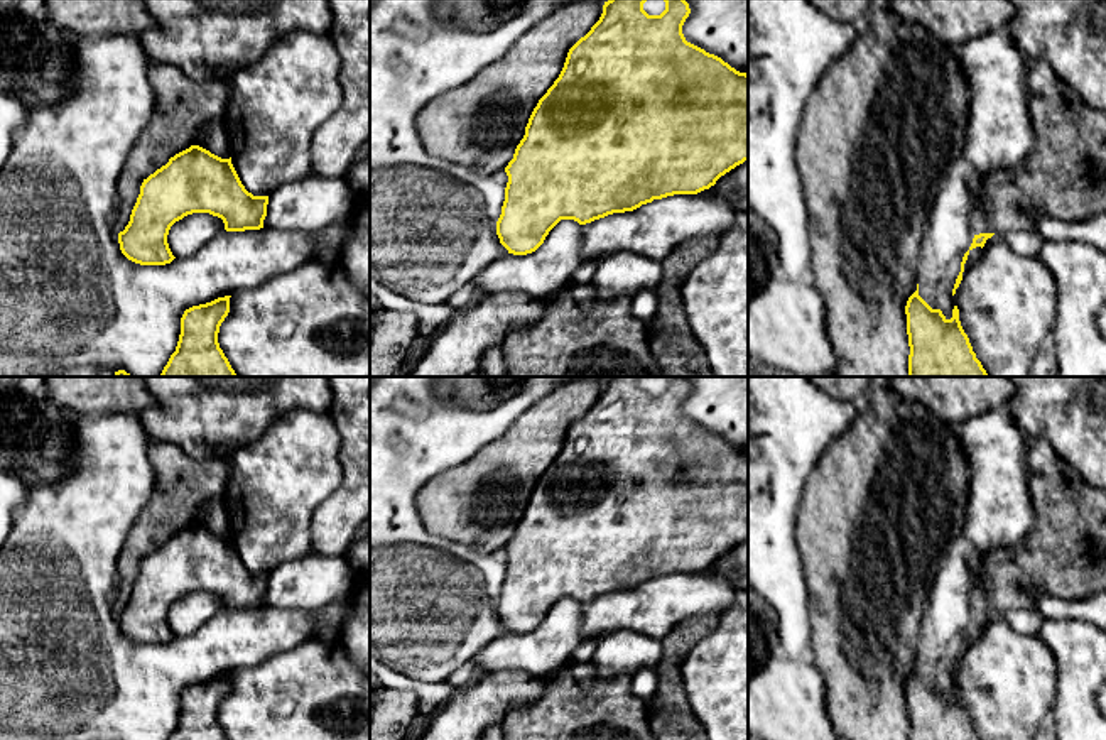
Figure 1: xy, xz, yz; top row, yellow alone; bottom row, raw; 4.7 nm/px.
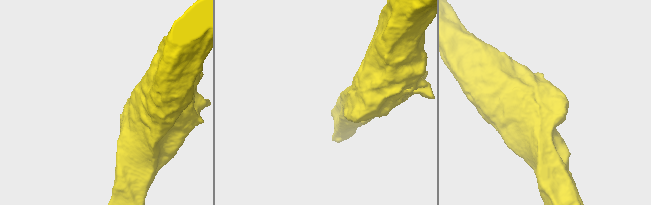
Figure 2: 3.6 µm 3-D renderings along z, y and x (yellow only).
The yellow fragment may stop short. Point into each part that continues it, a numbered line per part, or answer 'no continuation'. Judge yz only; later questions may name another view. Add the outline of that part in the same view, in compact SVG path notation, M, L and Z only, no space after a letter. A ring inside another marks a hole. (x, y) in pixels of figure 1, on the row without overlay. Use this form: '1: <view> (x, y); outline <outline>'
no continuation

